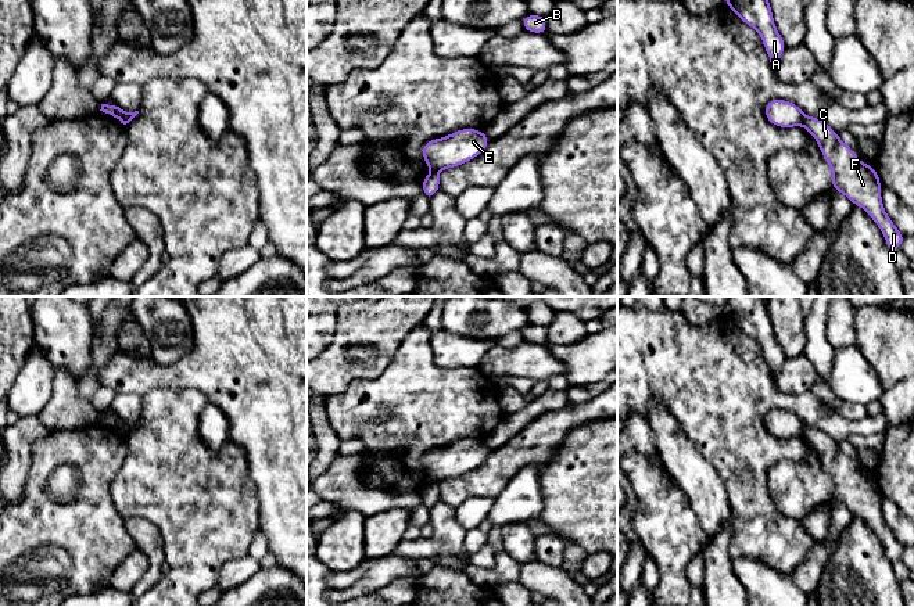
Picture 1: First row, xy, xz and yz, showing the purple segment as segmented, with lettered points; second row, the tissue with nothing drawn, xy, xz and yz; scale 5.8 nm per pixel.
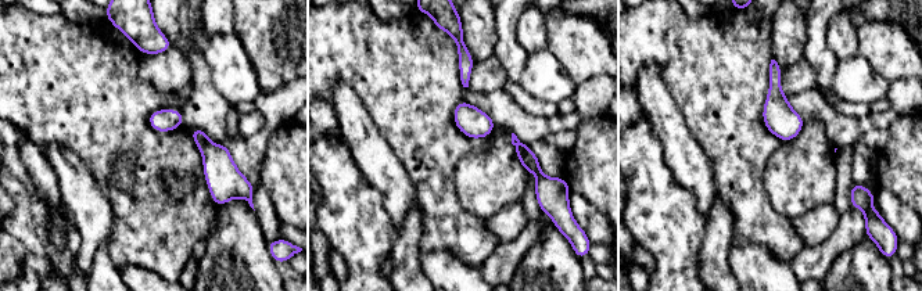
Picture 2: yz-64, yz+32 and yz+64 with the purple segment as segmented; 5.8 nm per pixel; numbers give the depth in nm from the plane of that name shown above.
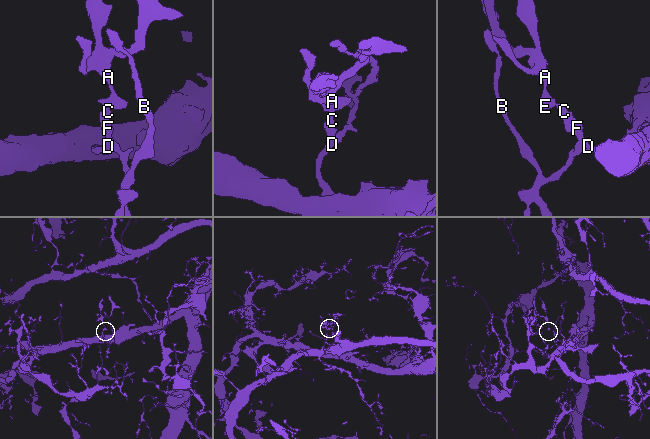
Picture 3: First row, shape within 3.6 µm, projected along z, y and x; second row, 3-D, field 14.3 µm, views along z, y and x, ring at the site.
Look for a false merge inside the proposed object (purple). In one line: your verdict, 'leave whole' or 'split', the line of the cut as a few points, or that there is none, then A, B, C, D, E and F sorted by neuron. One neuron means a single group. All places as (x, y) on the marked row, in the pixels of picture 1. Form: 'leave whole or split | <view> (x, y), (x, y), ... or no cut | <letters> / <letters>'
split | yz (806, 117), (800, 124) | A E / B C D F

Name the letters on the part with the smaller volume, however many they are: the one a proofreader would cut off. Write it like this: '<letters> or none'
A, E

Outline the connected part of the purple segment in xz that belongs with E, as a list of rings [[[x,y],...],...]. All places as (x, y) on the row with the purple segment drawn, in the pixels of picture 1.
[[[460,129],[449,136],[427,141],[422,147],[426,165],[436,172],[460,166],[478,157],[490,144],[484,130]]]

